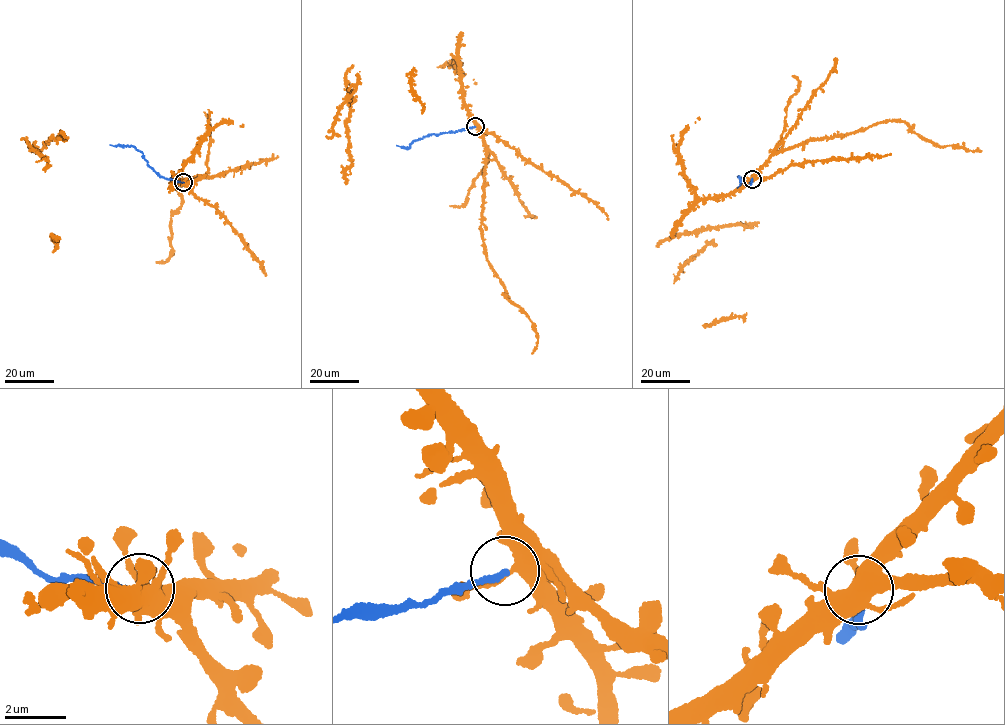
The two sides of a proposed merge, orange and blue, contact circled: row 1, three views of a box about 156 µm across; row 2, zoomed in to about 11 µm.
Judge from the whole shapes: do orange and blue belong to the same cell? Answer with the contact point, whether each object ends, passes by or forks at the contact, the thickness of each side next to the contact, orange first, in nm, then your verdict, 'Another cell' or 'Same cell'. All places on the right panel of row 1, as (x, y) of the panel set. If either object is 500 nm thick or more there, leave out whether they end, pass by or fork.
Place: (752, 179). At the ring orange passes by. At the ring blue ends. Thickness 400 nm (orange) against 200 nm. Another cell

